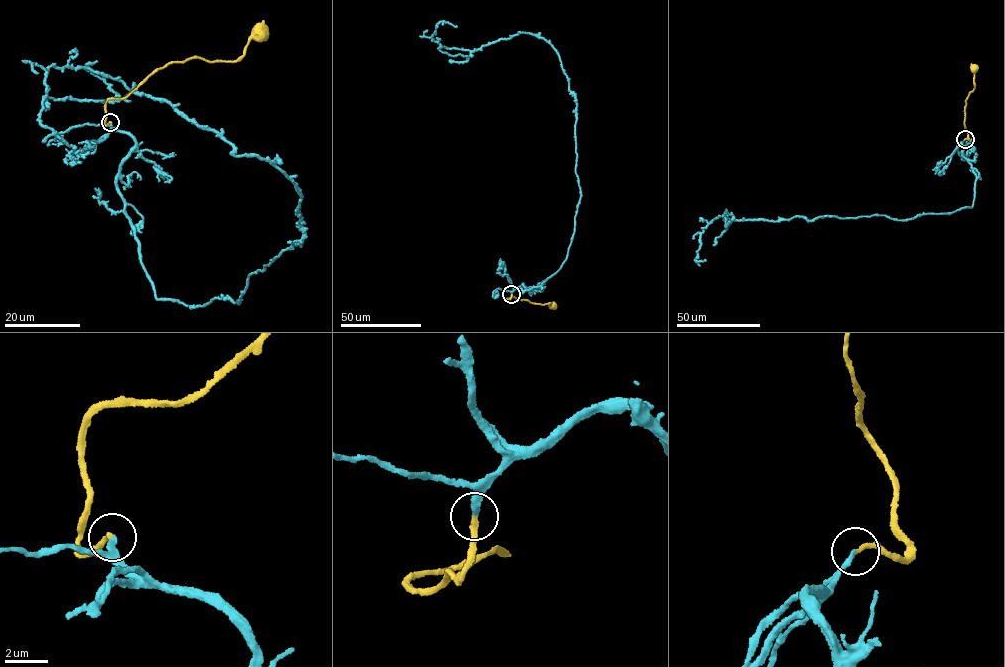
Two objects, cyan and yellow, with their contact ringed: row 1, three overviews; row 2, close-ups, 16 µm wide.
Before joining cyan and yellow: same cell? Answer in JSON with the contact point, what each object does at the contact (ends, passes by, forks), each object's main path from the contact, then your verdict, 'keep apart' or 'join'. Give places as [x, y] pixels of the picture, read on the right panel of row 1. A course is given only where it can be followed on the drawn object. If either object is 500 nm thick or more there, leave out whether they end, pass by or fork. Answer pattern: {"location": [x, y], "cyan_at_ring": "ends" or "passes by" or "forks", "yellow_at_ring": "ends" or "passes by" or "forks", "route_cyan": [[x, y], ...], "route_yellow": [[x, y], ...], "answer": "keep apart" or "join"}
{"location": [965, 139], "cyan_at_ring": "ends", "yellow_at_ring": "ends", "route_cyan": [[965, 139], [971, 207], [726, 226], [720, 216], [701, 234], [695, 260], [705, 259]], "route_yellow": [[965, 139], [969, 139], [964, 124], [965, 100], [974, 89], [974, 68]], "answer": "join"}

